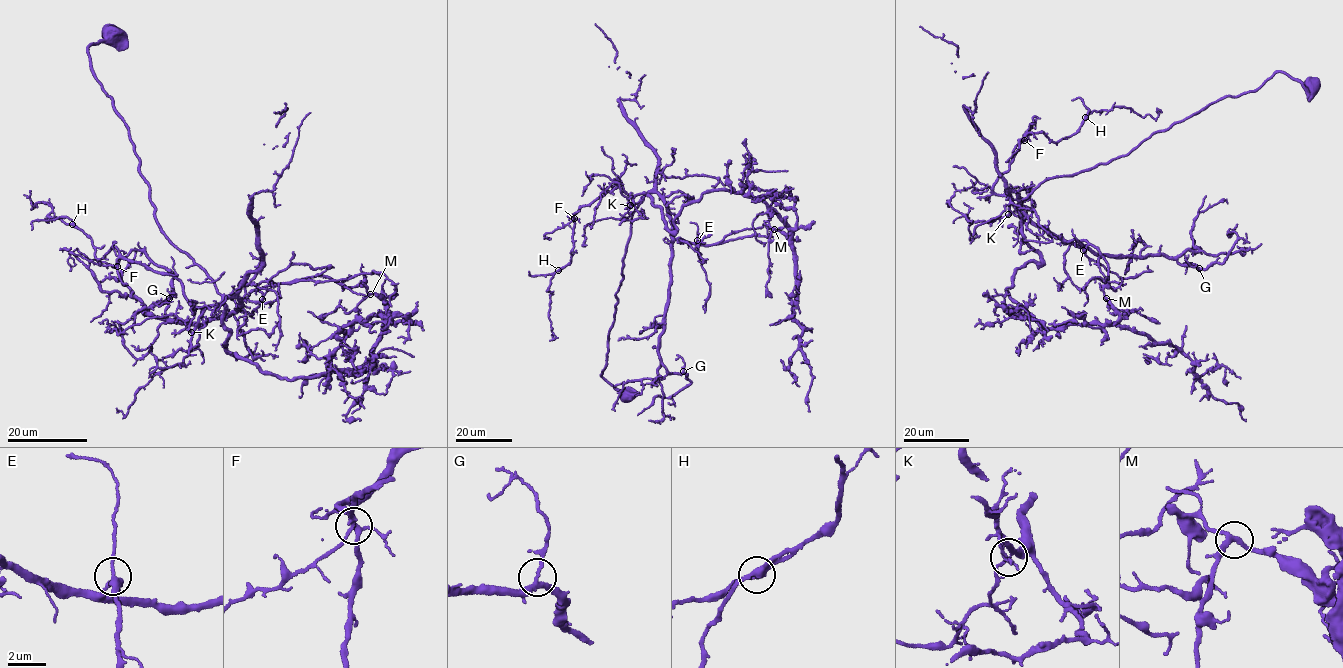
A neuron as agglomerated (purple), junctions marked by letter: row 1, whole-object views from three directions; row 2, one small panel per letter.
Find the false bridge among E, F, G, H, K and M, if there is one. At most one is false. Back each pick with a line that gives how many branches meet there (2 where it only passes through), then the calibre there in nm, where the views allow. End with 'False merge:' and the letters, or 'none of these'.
False merge: none of these

